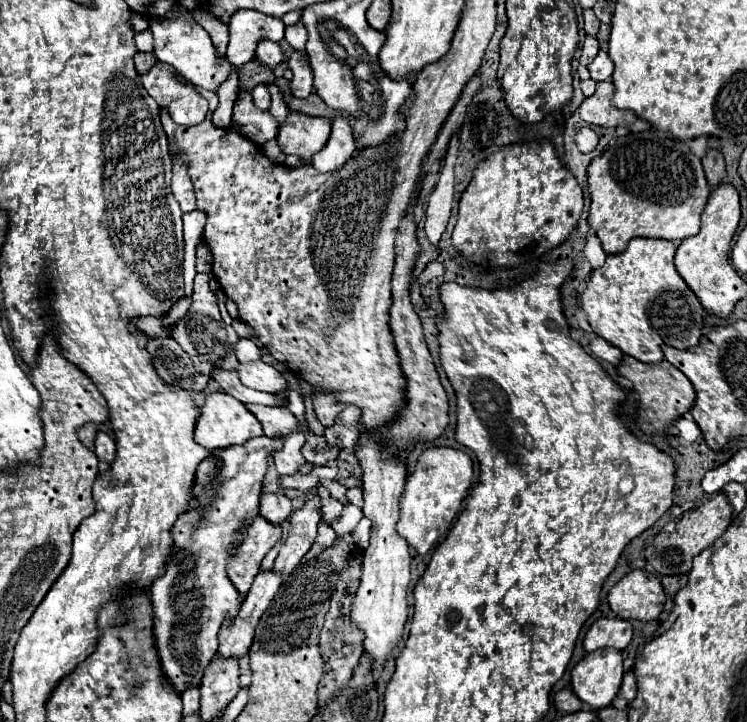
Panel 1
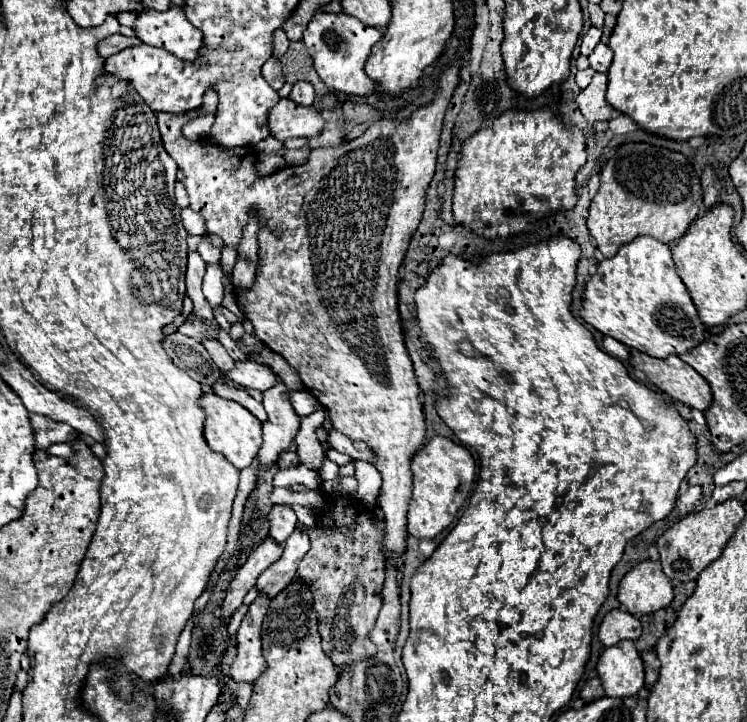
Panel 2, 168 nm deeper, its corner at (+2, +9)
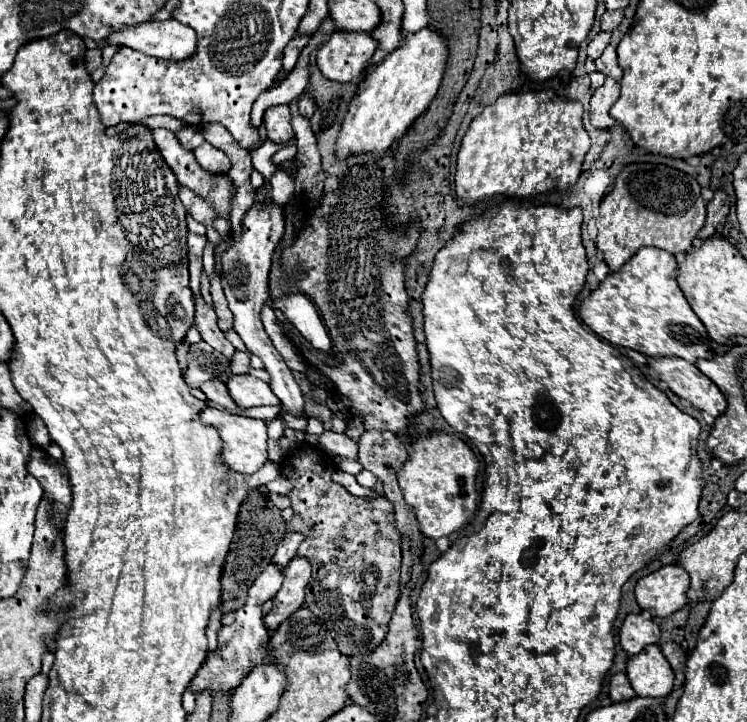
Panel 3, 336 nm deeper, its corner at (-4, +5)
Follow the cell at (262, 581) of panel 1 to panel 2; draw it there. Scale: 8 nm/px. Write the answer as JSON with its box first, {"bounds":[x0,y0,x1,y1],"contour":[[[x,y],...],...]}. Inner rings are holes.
{"bounds":[231,594,269,682],"contour":[[[259,594],[237,630],[237,656],[231,664],[231,678],[235,682],[253,682],[263,666],[265,658],[261,654],[261,622],[269,608],[267,594]]]}

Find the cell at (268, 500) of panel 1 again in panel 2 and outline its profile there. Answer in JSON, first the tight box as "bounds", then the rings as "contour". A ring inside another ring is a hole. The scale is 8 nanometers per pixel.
{"bounds":[269,504,297,544],"contour":[[[273,504],[269,512],[269,534],[275,538],[275,542],[283,544],[291,530],[297,526],[297,516],[291,506],[287,504]]]}

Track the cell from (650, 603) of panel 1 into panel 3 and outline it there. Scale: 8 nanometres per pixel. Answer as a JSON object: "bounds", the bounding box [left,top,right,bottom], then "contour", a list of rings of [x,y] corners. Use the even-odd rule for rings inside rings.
{"bounds":[635,564,689,618],"contour":[[[669,564],[669,566],[663,566],[661,570],[641,578],[635,586],[635,598],[637,598],[637,604],[647,610],[651,616],[659,616],[659,618],[665,618],[665,616],[671,616],[673,612],[677,612],[679,608],[683,608],[687,604],[687,588],[689,588],[689,574],[679,566],[679,564]]]}

